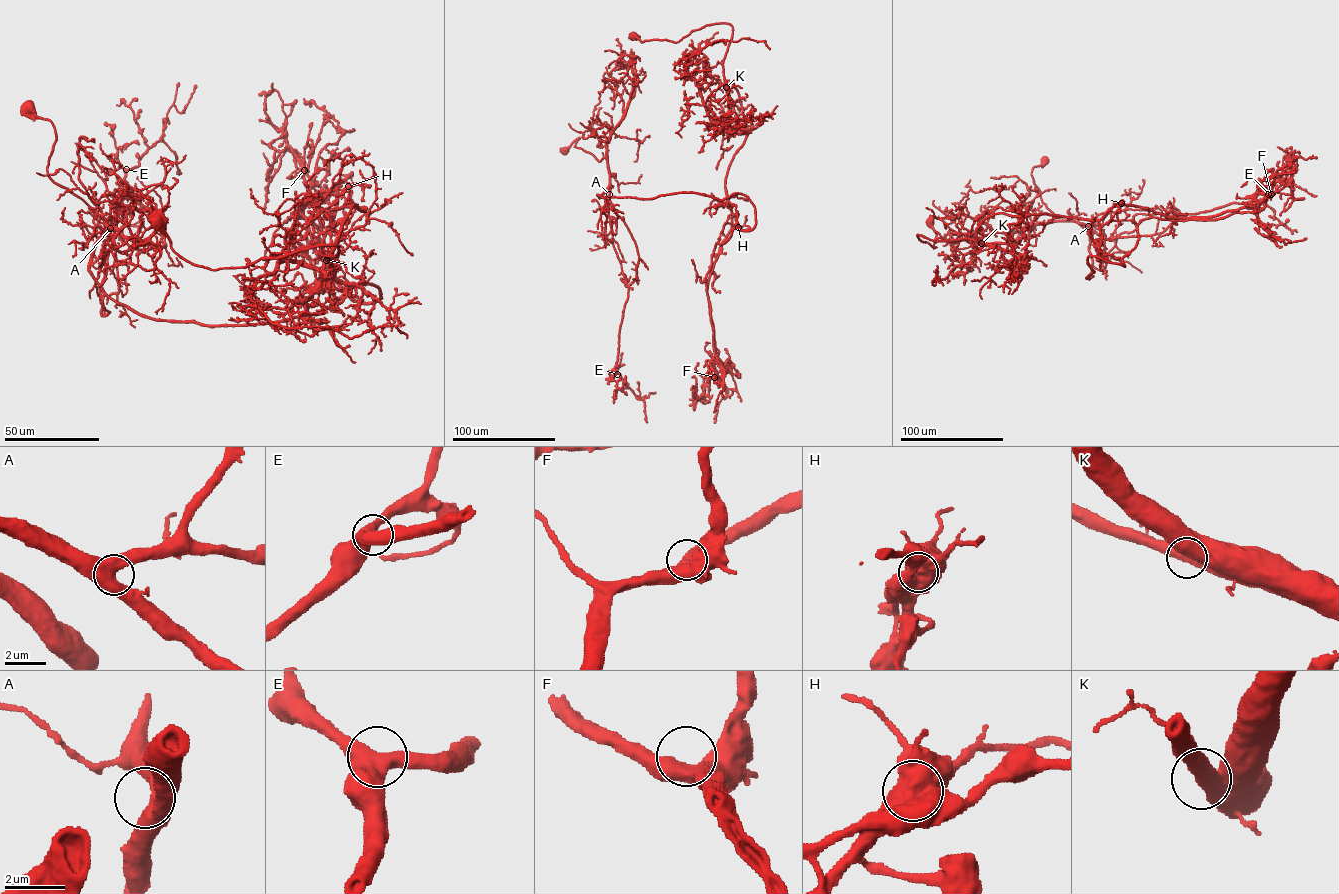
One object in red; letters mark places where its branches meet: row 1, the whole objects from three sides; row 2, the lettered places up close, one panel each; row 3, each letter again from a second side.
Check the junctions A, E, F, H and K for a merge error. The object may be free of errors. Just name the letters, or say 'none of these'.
H

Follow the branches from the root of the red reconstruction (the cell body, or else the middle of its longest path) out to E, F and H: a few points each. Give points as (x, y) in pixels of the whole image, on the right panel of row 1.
E: (1045, 159), (1031, 175), (1055, 215), (1051, 220), (1084, 223), (1105, 239), (1160, 233), (1182, 215), (1268, 194)
F: (1045, 159), (1033, 183), (1052, 221), (1089, 234), (1087, 278), (1089, 256), (1125, 266), (1142, 220), (1271, 194)
H: (1045, 159), (1033, 183), (1052, 221), (1089, 234), (1087, 278), (1089, 256), (1125, 266), (1099, 250), (1120, 203)

